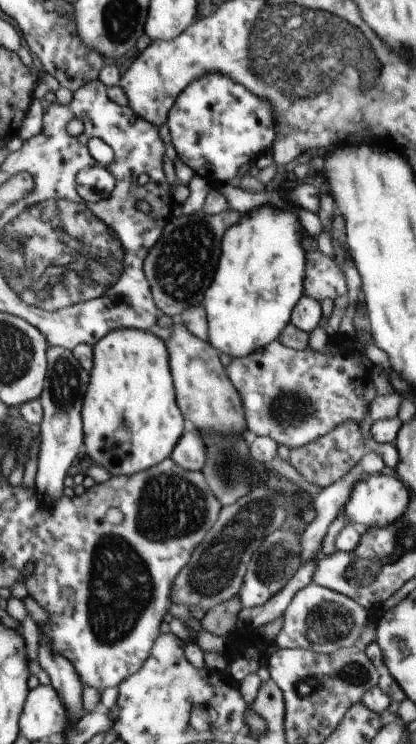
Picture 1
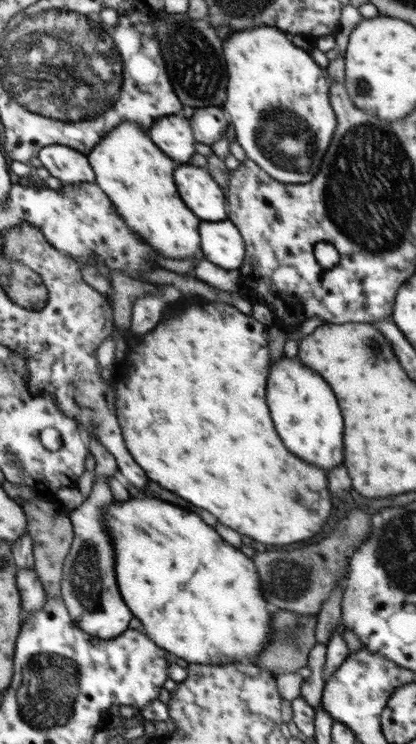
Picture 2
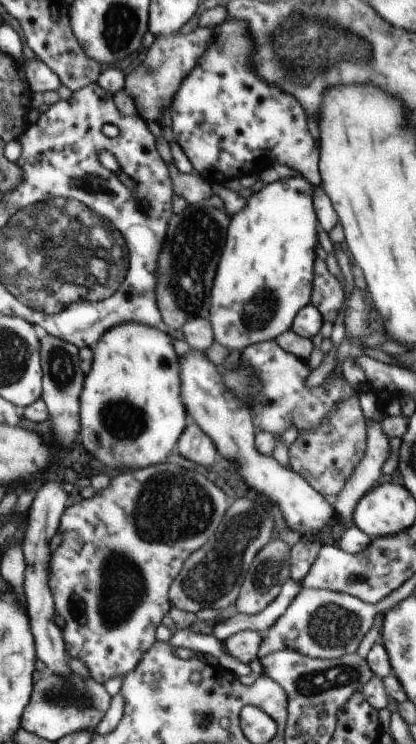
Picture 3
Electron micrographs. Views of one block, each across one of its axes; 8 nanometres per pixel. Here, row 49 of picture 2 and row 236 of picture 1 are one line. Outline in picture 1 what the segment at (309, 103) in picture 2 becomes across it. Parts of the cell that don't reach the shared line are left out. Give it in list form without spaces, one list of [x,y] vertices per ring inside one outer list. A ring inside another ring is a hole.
[[[281,188],[275,192],[277,200],[262,204],[250,210],[226,230],[221,242],[221,255],[210,288],[206,290],[203,302],[208,322],[208,341],[224,354],[234,357],[250,356],[252,352],[276,341],[280,333],[291,322],[292,310],[298,300],[305,295],[304,270],[306,270],[306,251],[302,247],[304,227],[292,207],[283,203]]]

